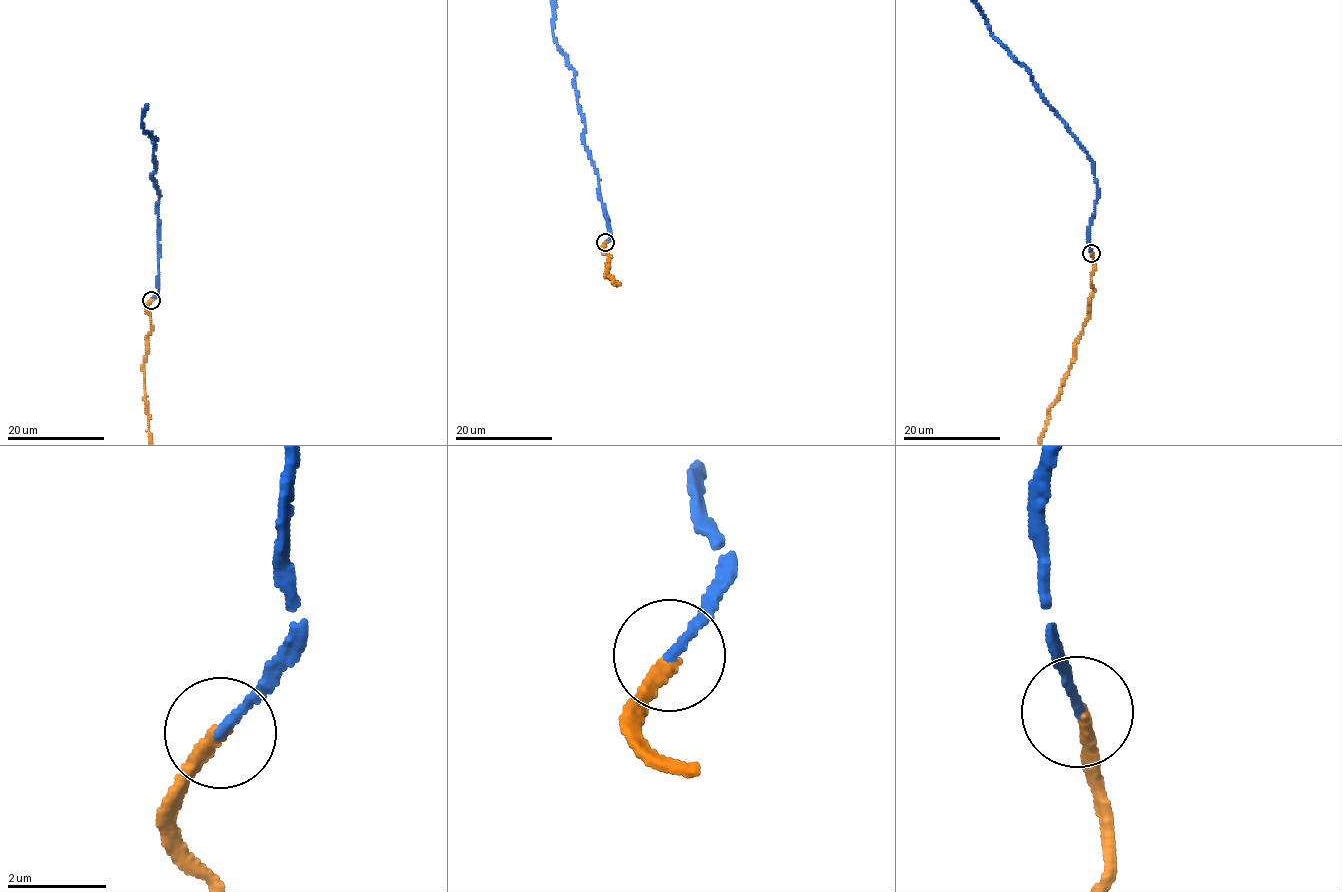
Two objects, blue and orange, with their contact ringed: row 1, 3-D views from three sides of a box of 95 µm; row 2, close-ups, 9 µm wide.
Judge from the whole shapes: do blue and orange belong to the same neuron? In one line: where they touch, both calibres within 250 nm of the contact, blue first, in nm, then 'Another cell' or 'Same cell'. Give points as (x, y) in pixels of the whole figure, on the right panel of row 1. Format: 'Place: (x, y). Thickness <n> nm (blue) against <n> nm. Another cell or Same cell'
Place: (1091, 253). Thickness 180 nm (blue) against 240 nm. Another cell

